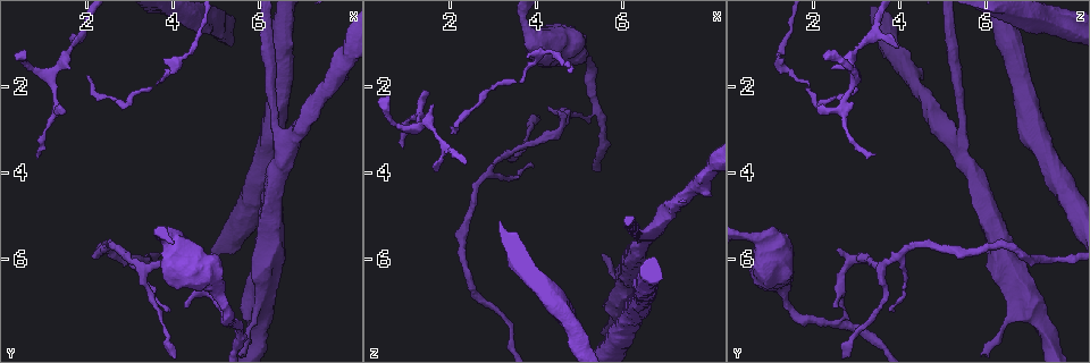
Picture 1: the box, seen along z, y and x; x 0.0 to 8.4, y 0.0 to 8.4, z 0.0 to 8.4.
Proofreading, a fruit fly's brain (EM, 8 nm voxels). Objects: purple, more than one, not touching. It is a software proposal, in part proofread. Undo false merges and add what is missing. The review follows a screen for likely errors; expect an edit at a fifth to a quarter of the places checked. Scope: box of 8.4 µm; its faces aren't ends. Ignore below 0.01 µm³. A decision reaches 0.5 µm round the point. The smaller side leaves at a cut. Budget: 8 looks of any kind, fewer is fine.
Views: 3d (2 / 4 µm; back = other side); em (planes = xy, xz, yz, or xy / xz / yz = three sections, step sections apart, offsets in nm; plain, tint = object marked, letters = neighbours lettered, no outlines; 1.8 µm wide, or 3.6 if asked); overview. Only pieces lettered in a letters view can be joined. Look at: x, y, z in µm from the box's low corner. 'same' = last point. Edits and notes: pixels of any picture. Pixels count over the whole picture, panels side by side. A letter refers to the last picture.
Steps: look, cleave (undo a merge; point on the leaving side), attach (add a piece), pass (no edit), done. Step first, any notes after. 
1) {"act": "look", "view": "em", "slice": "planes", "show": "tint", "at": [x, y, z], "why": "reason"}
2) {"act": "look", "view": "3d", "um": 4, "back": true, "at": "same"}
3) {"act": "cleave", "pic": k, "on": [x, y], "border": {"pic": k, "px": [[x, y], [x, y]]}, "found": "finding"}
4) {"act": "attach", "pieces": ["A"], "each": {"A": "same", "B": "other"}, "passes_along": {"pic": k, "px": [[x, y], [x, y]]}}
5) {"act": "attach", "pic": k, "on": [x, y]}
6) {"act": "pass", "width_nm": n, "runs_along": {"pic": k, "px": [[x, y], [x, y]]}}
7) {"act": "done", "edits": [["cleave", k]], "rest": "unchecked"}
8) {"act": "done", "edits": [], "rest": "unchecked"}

{"act": "look", "view": "3d", "um": 2, "back": true, "at": [5.40, 7.50, 2.45], "why": "sharp bend"}

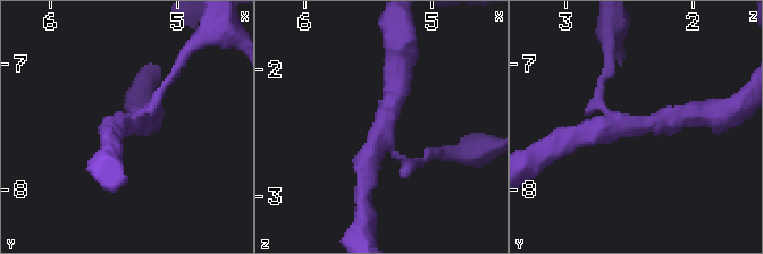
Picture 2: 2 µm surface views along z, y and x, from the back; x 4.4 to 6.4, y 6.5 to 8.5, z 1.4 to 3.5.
{"act": "look", "view": "em", "slice": "planes", "show": "letters", "at": [5.34, 7.46, 2.46], "arms": 3, "why": "need the tissue"}

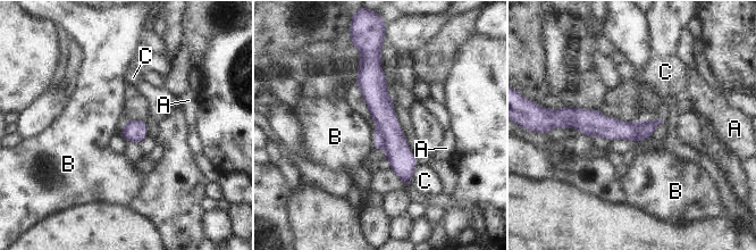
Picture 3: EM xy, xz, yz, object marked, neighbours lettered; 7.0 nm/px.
{"act": "cleave", "pic": 3, "on": [378, 136], "width_nm": 150, "longest_contact_nm": ["C", 160], "each": {"A": "other", "B": "other", "C": "other"}, "found": "a second cell is stuck on"}

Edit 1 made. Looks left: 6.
{"act": "look", "view": "3d", "um": 4, "back": true, "at": [1.70, 1.10, 3.90], "why": "branch stops here"}

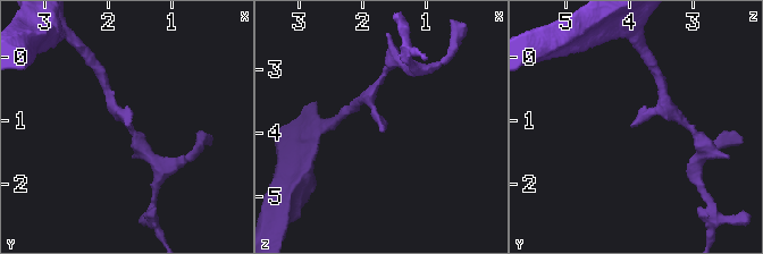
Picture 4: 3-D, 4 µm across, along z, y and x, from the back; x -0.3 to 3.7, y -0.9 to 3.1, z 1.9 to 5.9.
{"act": "look", "view": "em", "slice": "yz", "step": 8, "show": "tint", "at": [1.70, 1.05, 3.95], "why": "shape alone is not enough"}

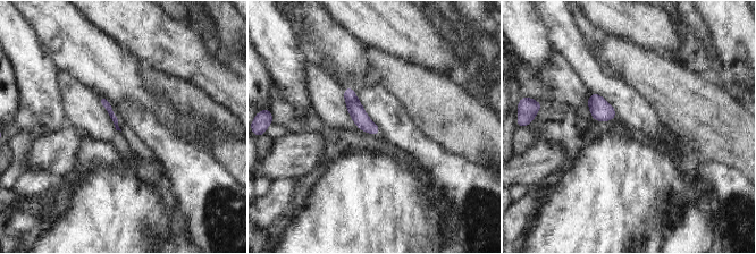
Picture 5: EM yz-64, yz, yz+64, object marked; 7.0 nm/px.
{"act": "look", "view": "em", "slice": "planes", "show": "letters", "at": "same", "why": "another direction"}

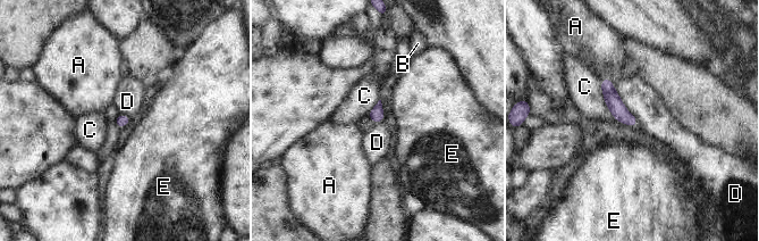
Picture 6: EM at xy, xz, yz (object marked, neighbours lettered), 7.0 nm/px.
{"act": "pass", "each": {"A": "other", "B": "other", "C": "other", "D": "other", "E": "other"}, "runs_along": {"pic": 6, "px": [[605, 82], [614, 104], [633, 122]]}, "found": "none of them fits"}

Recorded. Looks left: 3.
{"act": "look", "view": "3d", "um": 4, "at": [0.60, 1.20, 2.25], "why": "free end"}

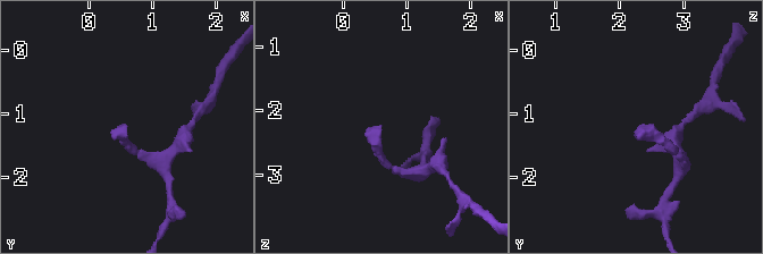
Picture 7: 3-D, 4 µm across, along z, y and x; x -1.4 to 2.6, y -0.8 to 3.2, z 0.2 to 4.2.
{"act": "look", "view": "em", "um": 3.6, "slice": "planes", "show": "letters", "at": [0.60, 1.30, 2.25], "why": "shape alone is not enough"}

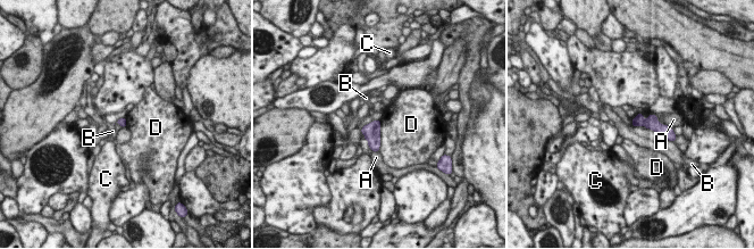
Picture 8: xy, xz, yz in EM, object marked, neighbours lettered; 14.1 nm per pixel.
{"act": "pass", "each": {"A": "other", "B": "other", "C": "other", "D": "other"}, "border": {"pic": 8, "px": [[652, 114], [665, 125]]}, "found": "no lettered piece goes on from it"}

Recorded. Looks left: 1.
{"act": "done", "edits": [["cleave", 3]], "rest": "unchecked"}

